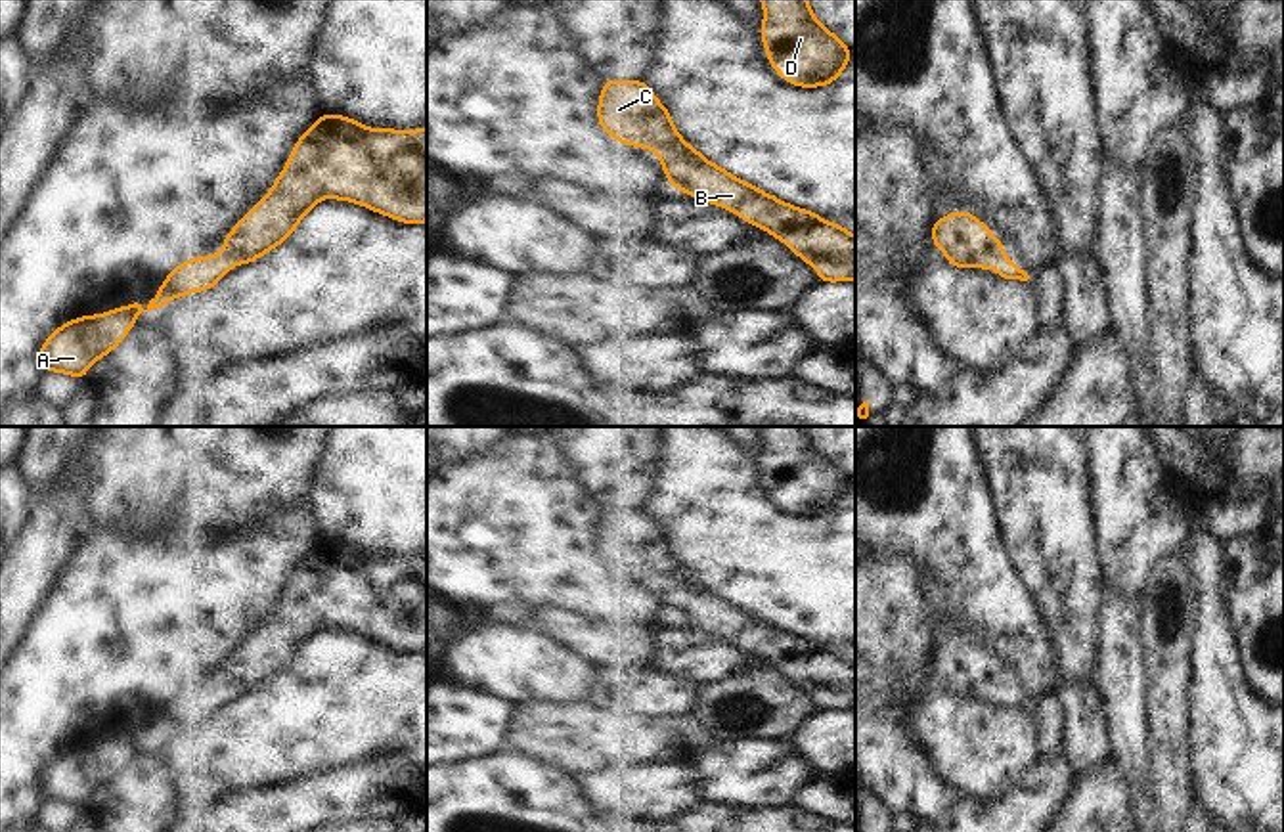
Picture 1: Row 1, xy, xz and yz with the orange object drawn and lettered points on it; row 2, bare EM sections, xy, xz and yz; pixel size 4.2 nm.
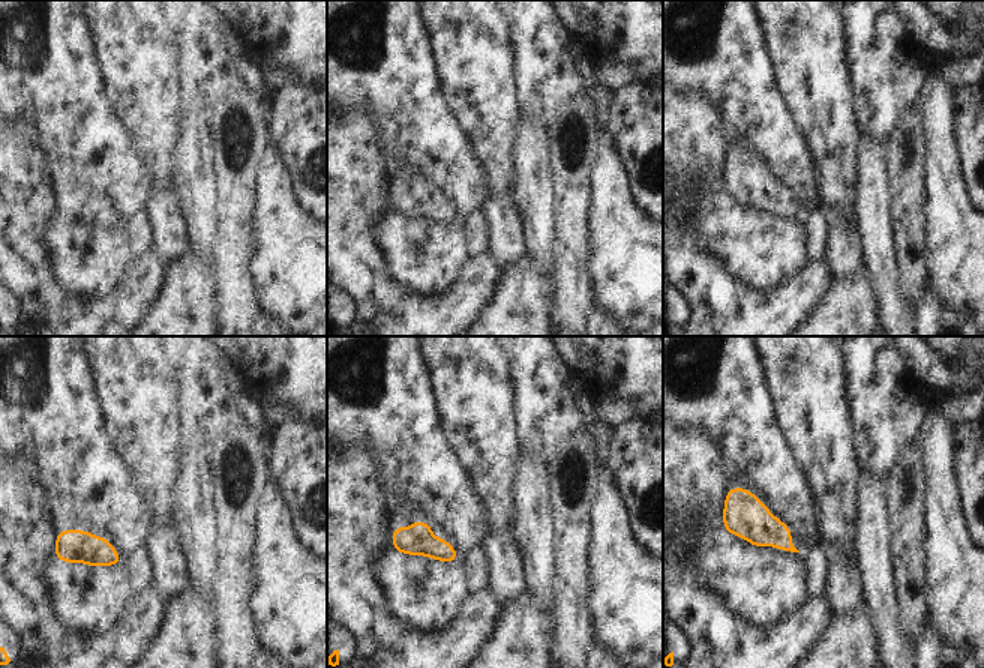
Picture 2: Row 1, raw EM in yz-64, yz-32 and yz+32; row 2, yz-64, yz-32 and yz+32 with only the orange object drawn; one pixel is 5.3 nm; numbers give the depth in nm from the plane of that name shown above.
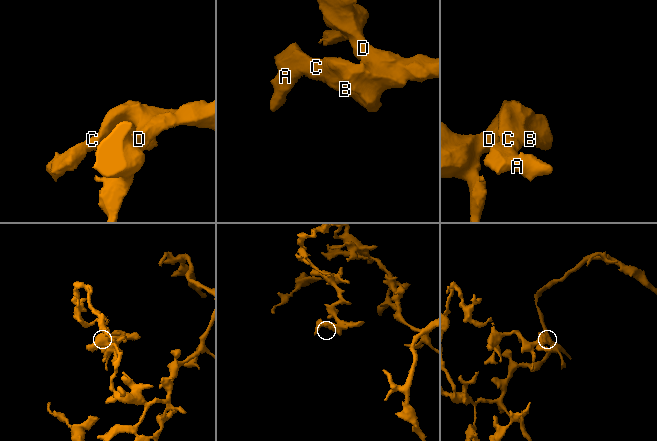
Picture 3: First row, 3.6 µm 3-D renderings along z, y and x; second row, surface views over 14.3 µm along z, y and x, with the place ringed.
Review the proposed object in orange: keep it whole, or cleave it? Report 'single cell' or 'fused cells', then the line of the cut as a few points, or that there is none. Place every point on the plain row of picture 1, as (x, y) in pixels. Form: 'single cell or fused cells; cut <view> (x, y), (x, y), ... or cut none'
single cell; cut none

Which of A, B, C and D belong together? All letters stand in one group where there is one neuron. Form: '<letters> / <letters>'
A B C D

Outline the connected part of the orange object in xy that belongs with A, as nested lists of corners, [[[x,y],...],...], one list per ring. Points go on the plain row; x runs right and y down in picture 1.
[[[323,541],[295,570],[287,593],[268,622],[253,633],[228,660],[220,683],[189,685],[176,692],[144,738],[142,733],[122,733],[115,738],[78,744],[61,752],[38,777],[42,799],[65,801],[82,809],[92,792],[109,784],[132,759],[142,740],[163,736],[178,725],[207,721],[233,694],[253,692],[285,671],[300,648],[321,629],[348,629],[396,650],[417,654],[427,650],[427,557],[369,557],[352,545]]]

